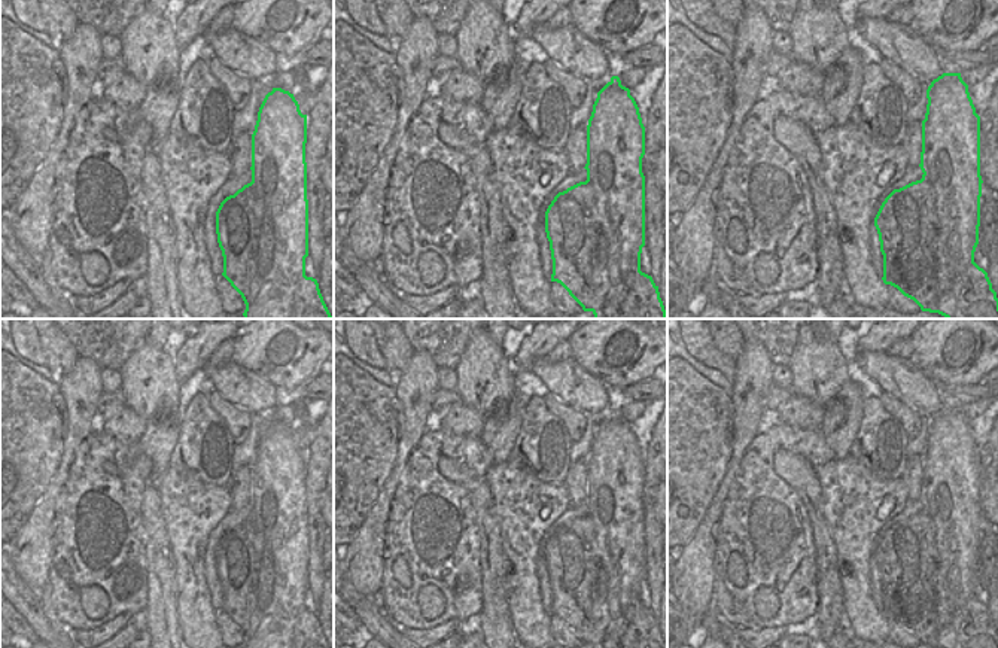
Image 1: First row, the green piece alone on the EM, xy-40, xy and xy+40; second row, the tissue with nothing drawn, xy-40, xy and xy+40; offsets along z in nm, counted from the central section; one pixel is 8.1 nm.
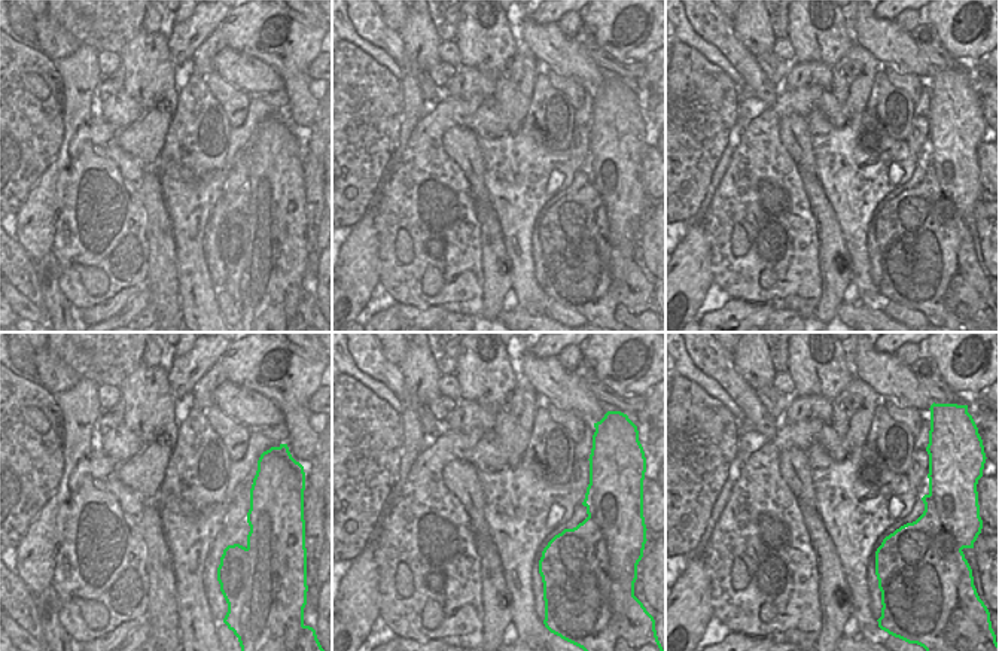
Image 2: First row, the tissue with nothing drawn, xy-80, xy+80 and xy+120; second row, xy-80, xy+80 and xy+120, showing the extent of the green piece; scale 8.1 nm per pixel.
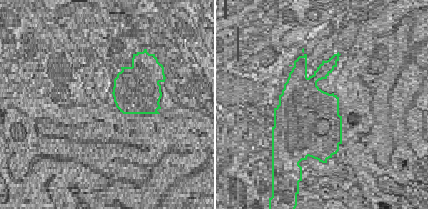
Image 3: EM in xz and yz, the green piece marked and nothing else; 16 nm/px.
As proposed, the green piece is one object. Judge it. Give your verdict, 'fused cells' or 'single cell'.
fused cells

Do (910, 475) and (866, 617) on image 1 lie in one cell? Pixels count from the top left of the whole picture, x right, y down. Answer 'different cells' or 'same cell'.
different cells

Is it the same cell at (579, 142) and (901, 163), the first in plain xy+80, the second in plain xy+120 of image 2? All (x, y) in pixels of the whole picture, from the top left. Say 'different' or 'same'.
different

